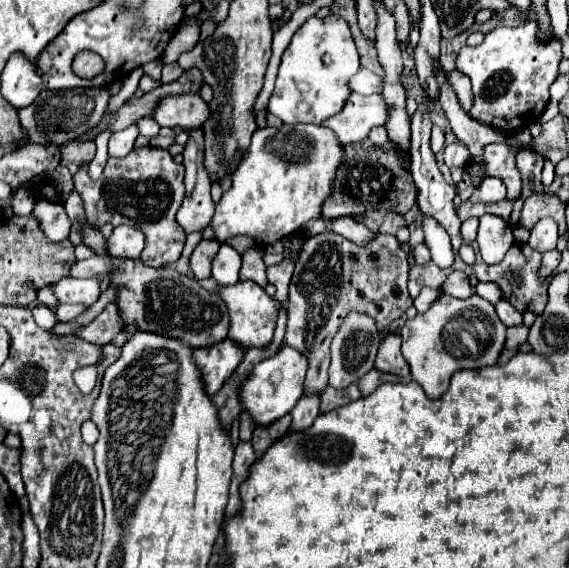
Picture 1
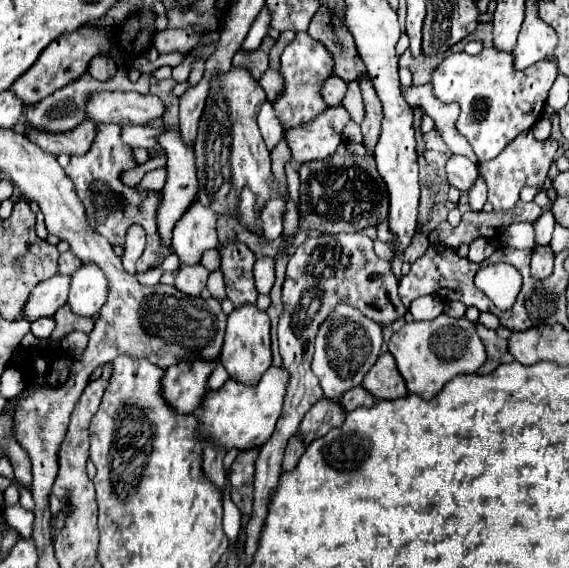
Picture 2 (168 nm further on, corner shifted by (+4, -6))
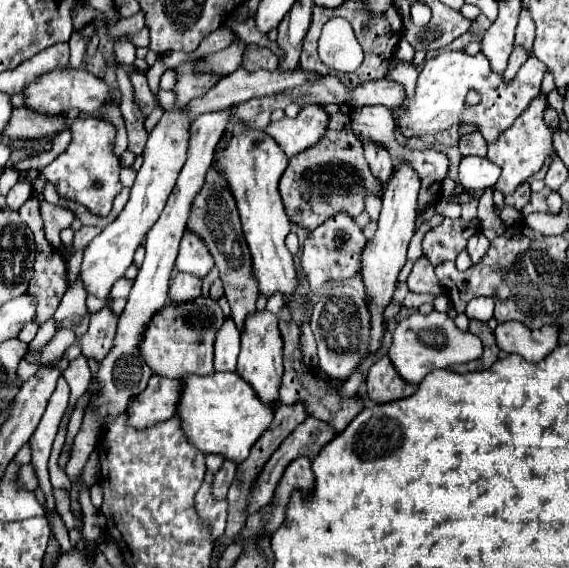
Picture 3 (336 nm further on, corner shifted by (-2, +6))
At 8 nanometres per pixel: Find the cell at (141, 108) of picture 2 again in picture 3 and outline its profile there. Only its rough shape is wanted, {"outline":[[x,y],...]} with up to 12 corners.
{"outline":[[55,68],[23,88],[31,112],[85,114],[111,88],[85,68]]}

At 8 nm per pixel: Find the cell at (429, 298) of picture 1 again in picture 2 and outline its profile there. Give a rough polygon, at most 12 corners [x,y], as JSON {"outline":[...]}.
{"outline":[[433,296],[417,298],[409,306],[415,320],[433,320],[445,304]]}

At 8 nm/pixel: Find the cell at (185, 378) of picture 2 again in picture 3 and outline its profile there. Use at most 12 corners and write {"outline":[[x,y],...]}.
{"outline":[[153,376],[129,408],[131,428],[169,420],[179,380]]}

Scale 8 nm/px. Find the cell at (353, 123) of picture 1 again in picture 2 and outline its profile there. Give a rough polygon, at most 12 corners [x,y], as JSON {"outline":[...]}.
{"outline":[[343,106],[285,132],[293,160],[333,156],[351,122]]}

